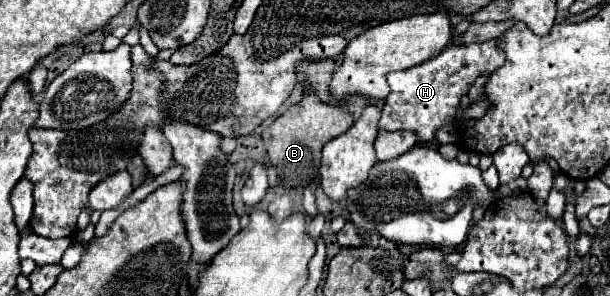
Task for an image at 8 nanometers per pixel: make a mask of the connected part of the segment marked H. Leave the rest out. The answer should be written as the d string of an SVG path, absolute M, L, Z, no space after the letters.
M498 39L486 43L472 43L462 47L448 47L438 57L430 59L430 63L422 63L418 67L410 67L398 73L386 75L390 85L390 95L382 107L380 129L386 131L416 131L418 139L428 143L434 139L434 131L444 123L456 119L456 111L460 107L460 97L468 93L470 85L476 77L492 73L498 63L502 63L502 51L498 49Z

